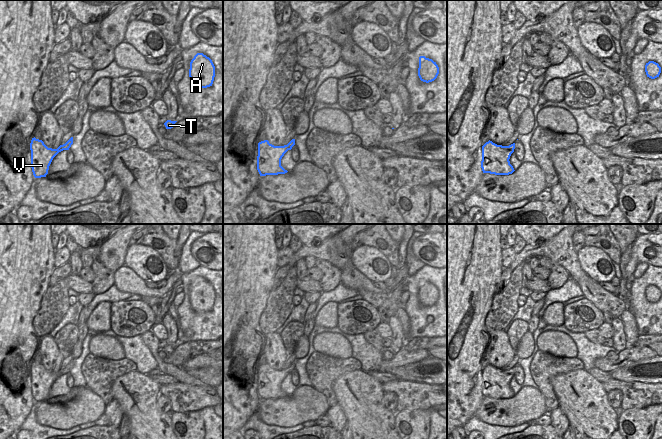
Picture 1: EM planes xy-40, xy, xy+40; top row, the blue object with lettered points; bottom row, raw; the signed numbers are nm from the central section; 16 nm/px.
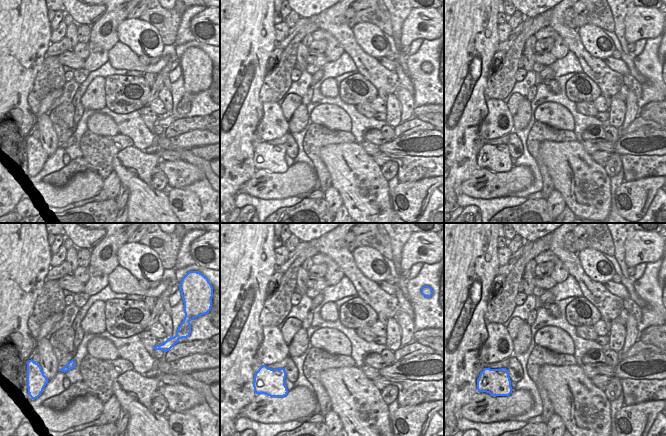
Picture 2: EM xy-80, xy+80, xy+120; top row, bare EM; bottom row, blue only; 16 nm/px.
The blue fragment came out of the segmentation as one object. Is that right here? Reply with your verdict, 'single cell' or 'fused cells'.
single cell

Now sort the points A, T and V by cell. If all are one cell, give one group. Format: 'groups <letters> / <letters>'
groups A T V

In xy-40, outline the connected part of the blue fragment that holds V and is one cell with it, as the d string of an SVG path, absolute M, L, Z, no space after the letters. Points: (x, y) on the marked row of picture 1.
M71 137L65 144L60 145L57 149L48 148L42 140L32 138L30 143L31 150L31 168L35 178L46 177L49 166L53 158L63 150L69 150L73 144Z

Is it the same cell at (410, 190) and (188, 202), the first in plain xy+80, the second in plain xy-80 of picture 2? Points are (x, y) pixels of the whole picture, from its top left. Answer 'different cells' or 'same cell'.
same cell

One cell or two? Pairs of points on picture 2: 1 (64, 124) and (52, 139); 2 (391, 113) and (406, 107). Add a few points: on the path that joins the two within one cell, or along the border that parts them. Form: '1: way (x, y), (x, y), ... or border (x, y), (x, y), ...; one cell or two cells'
1: border (48, 116), (58, 137); two cells
2: border (392, 93), (400, 103), (400, 123); two cells

